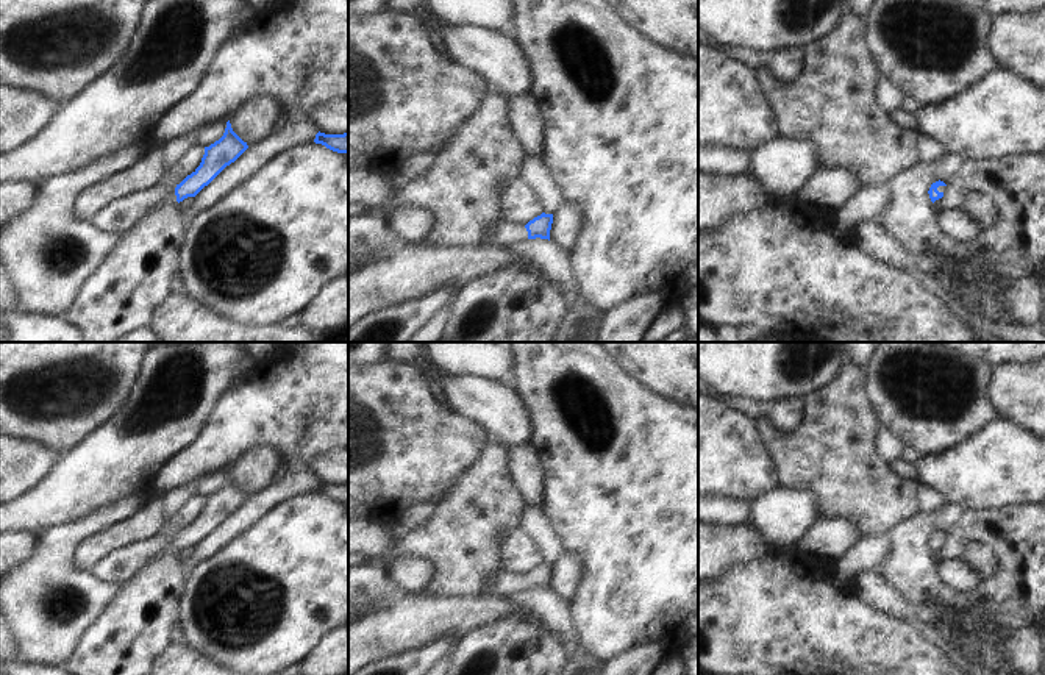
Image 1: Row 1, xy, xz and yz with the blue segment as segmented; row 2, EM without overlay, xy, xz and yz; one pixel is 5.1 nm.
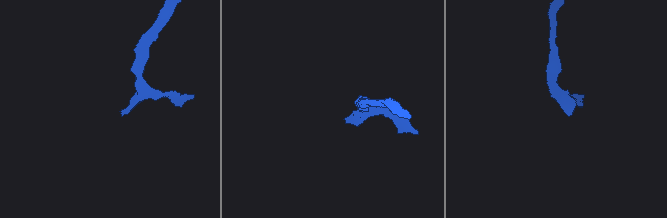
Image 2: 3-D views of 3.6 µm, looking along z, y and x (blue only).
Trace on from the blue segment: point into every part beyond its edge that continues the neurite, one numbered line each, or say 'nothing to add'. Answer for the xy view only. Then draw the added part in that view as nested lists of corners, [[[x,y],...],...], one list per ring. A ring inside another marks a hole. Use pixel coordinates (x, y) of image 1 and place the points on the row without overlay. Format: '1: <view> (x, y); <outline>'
1: xy (116, 567); [[[159,531],[150,539],[108,553],[92,566],[89,573],[105,584],[120,586],[142,564],[169,550],[177,550],[175,539],[167,538]]]

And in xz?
1: xz (505, 583); [[[500,570],[495,575],[490,588],[484,594],[494,598],[506,598],[511,594],[520,594],[526,589],[528,589],[528,581],[525,575]]]

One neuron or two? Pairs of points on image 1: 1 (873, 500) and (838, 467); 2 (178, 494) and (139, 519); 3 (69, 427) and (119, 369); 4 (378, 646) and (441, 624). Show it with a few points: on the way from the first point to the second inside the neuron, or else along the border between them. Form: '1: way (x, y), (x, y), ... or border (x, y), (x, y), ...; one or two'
1: way (864, 491), (847, 474); one
2: border (163, 496), (164, 521); two
3: way (75, 413), (105, 383); one
4: way (394, 632), (410, 624), (425, 624); one

